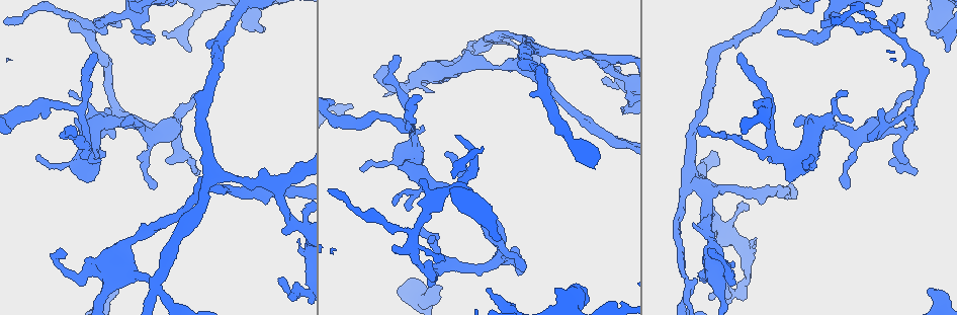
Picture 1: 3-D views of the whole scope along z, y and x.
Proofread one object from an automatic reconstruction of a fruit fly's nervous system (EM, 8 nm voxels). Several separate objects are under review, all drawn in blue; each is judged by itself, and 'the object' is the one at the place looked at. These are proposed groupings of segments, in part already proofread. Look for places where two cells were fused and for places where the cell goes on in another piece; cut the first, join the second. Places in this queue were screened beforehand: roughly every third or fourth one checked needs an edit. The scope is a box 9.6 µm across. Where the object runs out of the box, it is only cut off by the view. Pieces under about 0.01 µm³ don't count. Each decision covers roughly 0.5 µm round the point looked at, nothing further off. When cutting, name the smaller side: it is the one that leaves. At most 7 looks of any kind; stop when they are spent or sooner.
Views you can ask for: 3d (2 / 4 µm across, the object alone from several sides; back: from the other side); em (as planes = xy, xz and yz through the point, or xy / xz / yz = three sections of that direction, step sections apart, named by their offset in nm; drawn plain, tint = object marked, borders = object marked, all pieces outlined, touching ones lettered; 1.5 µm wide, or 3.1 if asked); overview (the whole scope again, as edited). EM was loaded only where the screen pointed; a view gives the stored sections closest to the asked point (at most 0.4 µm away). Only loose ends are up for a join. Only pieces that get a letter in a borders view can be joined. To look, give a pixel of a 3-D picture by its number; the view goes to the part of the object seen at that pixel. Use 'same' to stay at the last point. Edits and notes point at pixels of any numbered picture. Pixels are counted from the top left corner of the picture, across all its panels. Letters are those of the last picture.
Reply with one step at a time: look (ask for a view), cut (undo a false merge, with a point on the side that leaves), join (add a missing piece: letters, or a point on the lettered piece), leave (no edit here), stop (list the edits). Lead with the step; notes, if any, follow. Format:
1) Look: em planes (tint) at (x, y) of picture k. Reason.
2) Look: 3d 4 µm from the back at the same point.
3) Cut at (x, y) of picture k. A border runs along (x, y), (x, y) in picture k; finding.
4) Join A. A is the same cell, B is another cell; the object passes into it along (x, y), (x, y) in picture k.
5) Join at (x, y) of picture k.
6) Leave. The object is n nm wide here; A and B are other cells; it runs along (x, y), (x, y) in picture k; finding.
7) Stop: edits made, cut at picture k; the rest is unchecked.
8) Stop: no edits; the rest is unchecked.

Look: 3d 4 µm at (380, 81) of picture 1. Sharp bend.

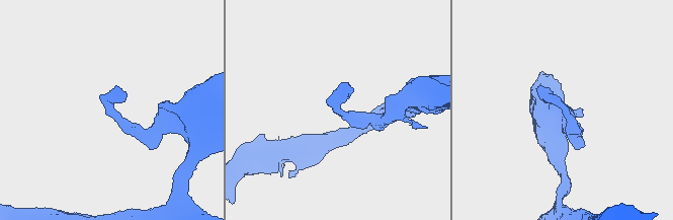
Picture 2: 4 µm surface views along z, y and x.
Look: em planes (borders) at (337, 105) of picture 2.

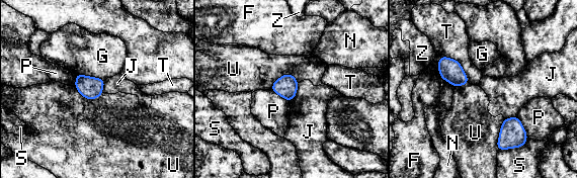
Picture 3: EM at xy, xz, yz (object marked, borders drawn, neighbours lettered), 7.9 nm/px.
Leave. The object is 170 nm wide here; F, G, J, N, P, S, T, U and Z are other cells; all the same cell.

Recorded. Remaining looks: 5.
Look: 3d 4 µm at (155, 188) of picture 1. Free end.

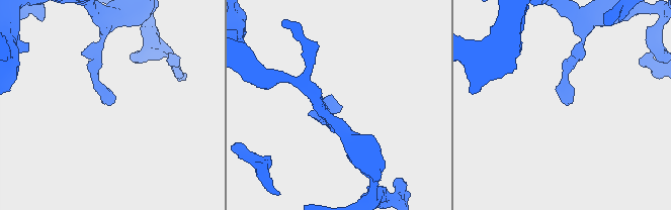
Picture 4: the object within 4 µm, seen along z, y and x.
Look: em xy step 8 (borders) at (111, 104) of picture 4.

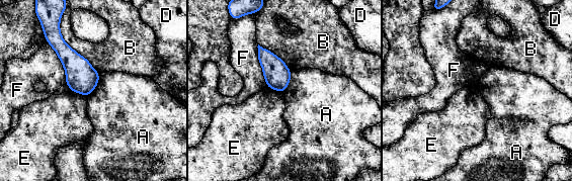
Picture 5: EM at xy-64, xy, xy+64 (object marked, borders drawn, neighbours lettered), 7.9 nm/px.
Look: em planes (borders) at the same point. Cut it another way.

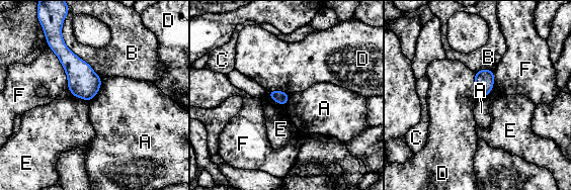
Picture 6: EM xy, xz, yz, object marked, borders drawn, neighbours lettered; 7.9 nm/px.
Leave. A, B, C, D, E and F are other cells; a border runs along (101, 79), (98, 92), (89, 101) in picture 6; no lettered piece goes on from it.

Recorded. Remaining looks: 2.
Look: em planes (borders) at (738, 53) of picture 1. Branch stops here.

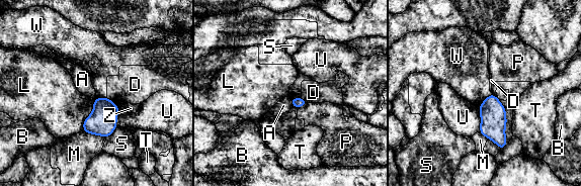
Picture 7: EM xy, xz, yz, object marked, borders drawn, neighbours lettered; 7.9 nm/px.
Leave. A, B, D, L, M, P, S, T, U, W and Z are other cells; none of them fits.

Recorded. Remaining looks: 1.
Stop: no edits; the rest is unchecked.

